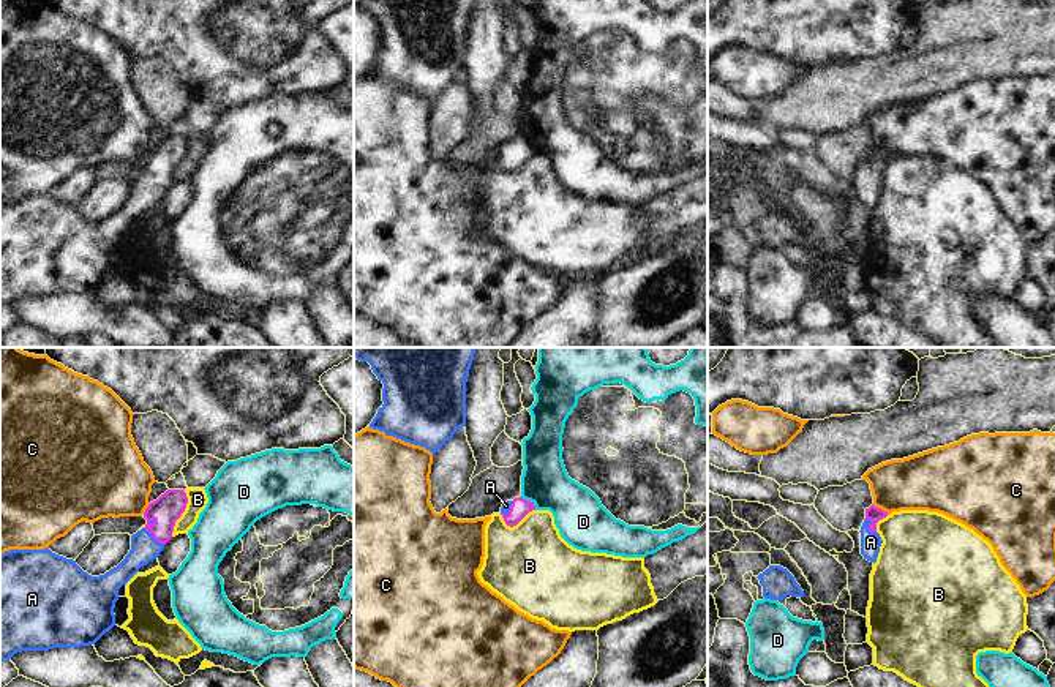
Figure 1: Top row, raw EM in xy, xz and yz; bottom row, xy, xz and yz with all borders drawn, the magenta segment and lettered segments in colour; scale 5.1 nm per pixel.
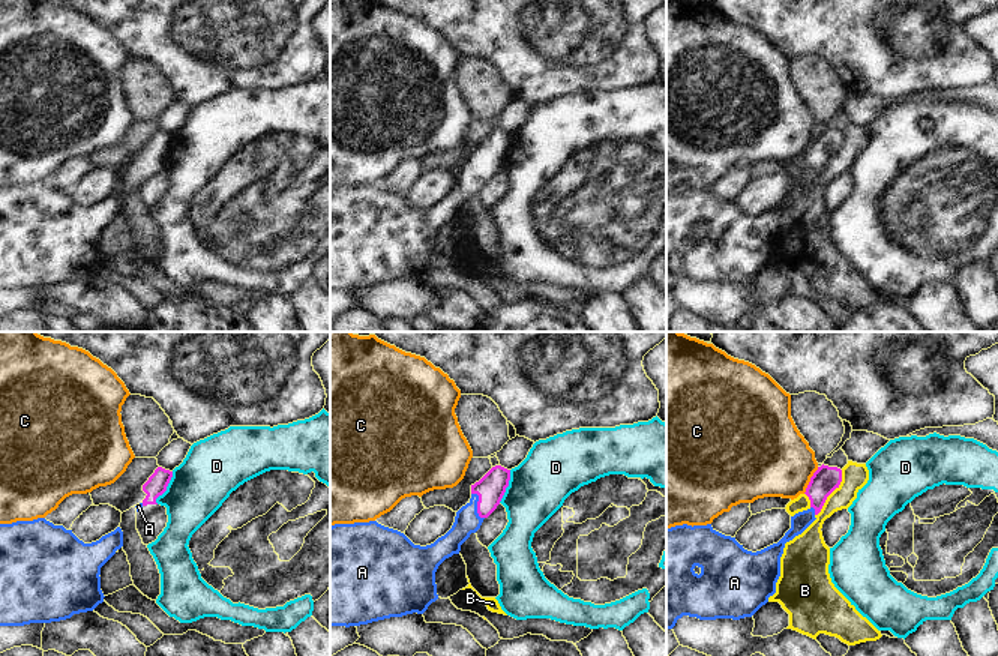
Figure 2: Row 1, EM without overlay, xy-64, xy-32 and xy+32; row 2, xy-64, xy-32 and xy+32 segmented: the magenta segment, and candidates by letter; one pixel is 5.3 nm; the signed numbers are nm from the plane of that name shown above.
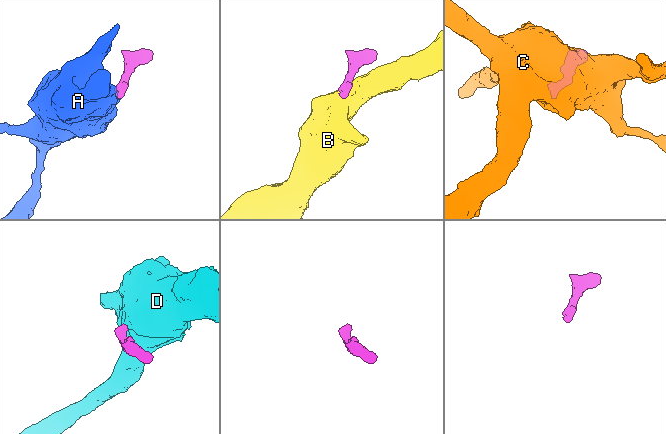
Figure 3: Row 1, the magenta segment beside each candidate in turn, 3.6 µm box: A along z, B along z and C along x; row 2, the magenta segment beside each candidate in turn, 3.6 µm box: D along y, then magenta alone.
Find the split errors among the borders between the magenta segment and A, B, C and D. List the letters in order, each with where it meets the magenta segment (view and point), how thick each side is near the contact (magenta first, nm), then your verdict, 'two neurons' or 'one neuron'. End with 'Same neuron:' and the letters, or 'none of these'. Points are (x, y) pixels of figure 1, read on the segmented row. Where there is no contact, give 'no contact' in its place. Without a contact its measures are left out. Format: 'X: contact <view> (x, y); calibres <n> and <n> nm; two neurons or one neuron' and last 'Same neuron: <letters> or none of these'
A: contact yz (869, 526); calibres 80 and 110 nm; one neuron
B: contact xy (182, 512); calibres 150 and 100 nm; two neurons
C: contact yz (880, 509); calibres 80 and 280 nm; two neurons
D: contact xz (529, 501); calibres 100 and 240 nm; two neurons
Same neuron: A

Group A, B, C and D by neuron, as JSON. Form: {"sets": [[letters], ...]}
{"sets": [["A"], ["B"], ["C"], ["D"]]}

